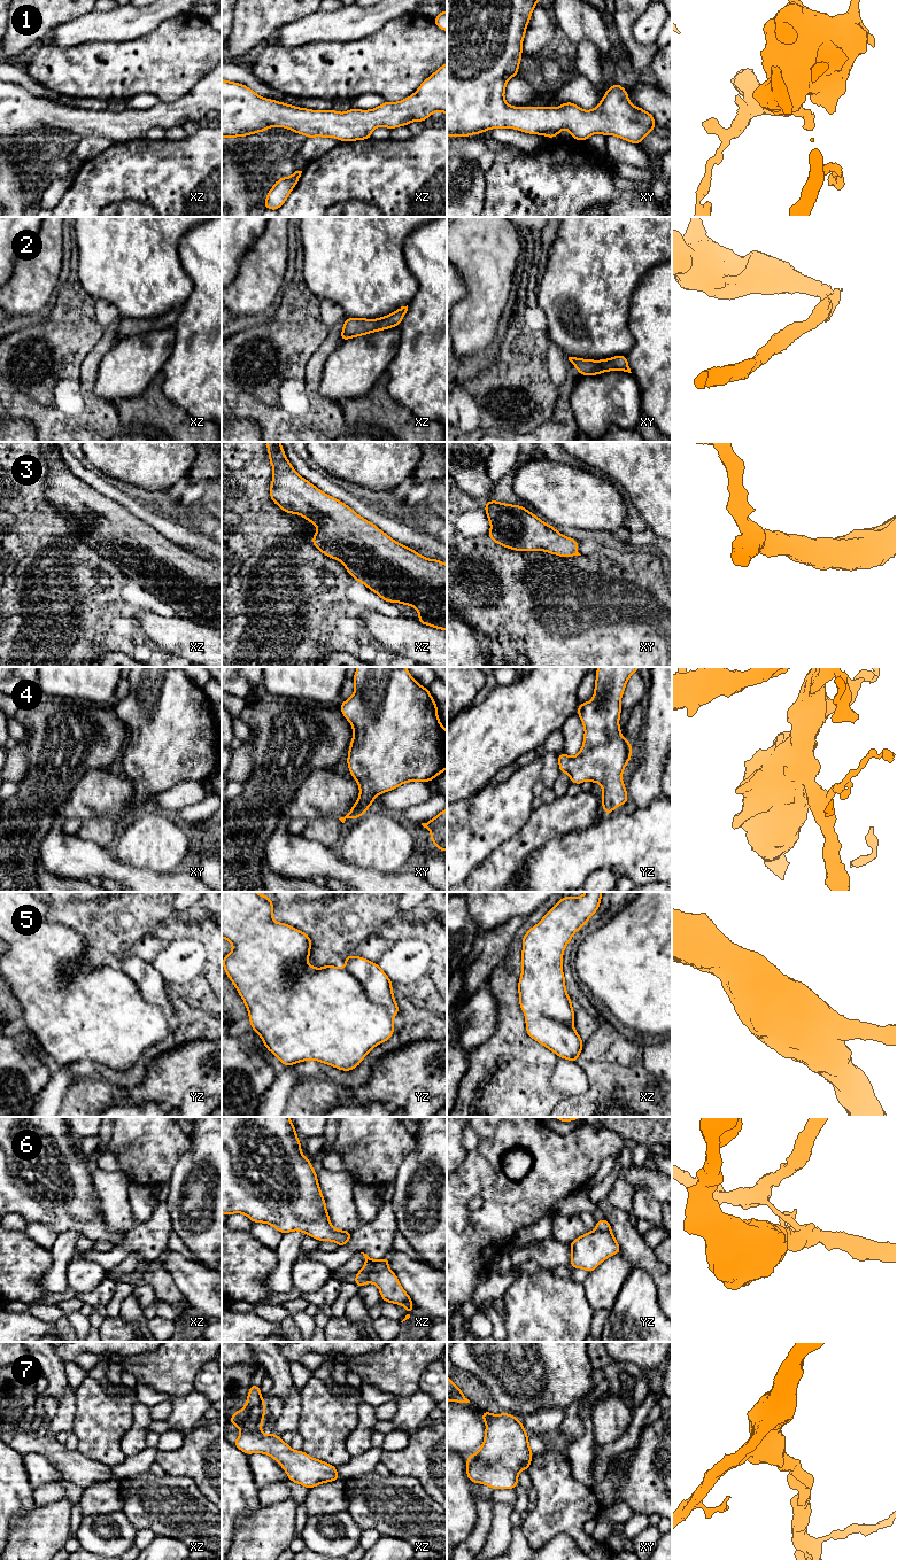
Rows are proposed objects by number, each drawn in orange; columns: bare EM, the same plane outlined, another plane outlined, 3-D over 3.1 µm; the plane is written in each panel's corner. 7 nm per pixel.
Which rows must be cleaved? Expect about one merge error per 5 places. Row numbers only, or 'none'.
6

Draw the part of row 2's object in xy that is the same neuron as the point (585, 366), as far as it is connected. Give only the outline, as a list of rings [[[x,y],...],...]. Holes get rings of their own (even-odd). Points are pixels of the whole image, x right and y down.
[[[624,355],[601,360],[569,357],[569,360],[574,365],[580,375],[597,375],[616,370],[632,373],[626,356]]]

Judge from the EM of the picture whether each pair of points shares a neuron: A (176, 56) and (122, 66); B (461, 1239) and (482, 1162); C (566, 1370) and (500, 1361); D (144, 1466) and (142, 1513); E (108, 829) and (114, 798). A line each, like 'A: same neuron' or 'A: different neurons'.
A: same neuron
B: same neuron
C: same neuron
D: different neurons
E: different neurons

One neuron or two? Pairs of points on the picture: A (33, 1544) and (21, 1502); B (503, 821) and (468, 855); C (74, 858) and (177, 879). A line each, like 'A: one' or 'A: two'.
A: two
B: one
C: one

